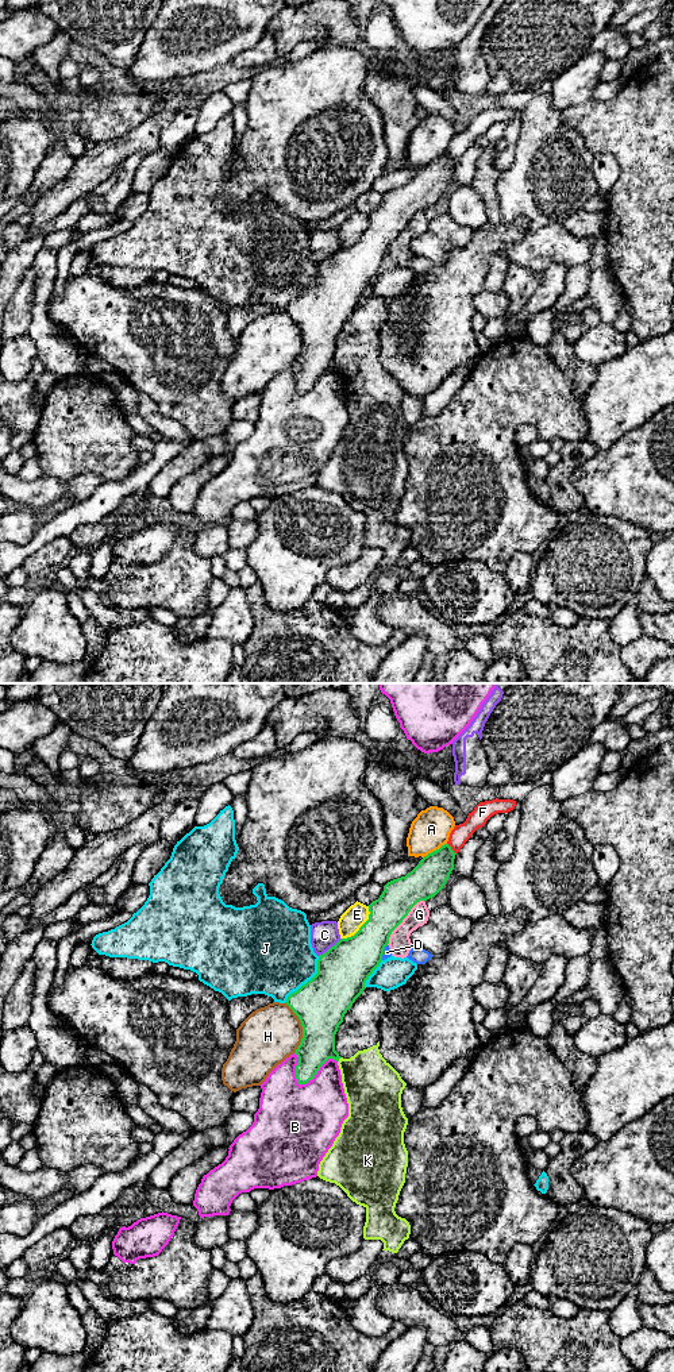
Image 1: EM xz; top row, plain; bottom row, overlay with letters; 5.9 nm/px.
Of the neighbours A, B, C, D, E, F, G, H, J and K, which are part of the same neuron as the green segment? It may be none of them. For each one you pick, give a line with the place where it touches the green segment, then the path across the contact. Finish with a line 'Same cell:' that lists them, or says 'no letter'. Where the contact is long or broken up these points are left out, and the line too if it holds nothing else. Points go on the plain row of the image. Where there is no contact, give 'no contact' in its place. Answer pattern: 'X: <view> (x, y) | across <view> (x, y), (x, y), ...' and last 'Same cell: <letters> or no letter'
Same cell: no letter

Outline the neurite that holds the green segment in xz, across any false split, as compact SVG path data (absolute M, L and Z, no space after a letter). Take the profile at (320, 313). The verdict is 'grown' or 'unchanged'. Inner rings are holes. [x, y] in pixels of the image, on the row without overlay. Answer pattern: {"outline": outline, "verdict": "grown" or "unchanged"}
{"outline": "M444 153L424 165L405 185L388 190L380 207L369 213L369 228L354 244L340 247L320 263L317 282L288 305L285 312L299 325L303 335L303 347L296 358L299 366L296 388L300 394L312 389L328 367L339 370L340 365L335 359L335 343L344 323L363 301L366 289L382 270L384 258L389 253L392 240L417 211L425 211L443 197L454 178L455 163L451 155Z", "verdict": "unchanged"}

